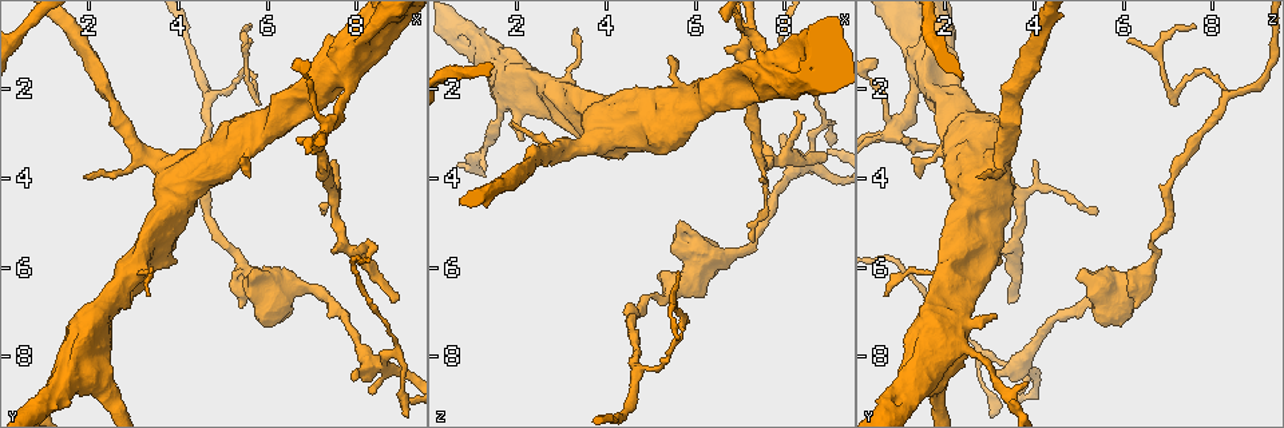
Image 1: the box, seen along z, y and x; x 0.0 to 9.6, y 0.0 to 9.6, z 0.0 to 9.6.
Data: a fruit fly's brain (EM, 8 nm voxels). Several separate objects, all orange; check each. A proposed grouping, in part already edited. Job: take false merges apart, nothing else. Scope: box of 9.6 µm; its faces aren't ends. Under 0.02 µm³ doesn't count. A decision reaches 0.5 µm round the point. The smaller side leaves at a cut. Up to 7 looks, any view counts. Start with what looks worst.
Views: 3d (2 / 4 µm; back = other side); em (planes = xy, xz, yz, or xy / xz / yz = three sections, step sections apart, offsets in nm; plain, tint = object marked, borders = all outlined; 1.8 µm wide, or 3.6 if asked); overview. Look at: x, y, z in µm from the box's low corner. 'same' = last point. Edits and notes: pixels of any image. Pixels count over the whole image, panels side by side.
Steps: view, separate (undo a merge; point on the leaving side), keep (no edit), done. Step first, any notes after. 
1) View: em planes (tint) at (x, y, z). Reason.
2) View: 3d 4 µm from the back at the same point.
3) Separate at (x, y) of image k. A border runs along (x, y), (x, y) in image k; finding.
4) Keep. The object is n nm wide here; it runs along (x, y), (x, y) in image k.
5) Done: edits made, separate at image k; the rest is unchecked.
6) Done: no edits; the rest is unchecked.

View: em planes (tint) at (8.60, 8.25, 3.60). Sharp bend.

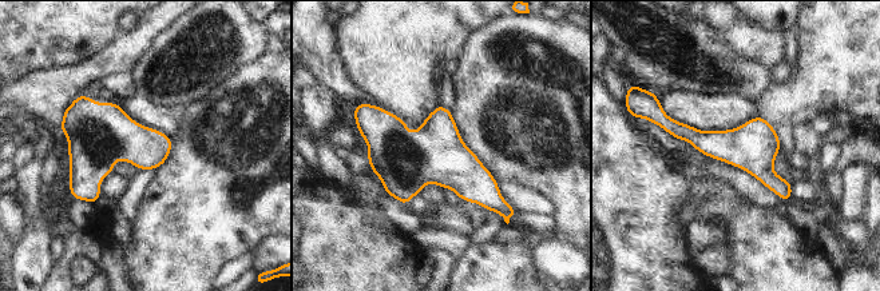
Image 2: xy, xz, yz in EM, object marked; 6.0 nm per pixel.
Keep. All the same neuron.

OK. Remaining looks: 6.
View: em xy step 4 (tint) at (7.40, 2.80, 1.05). Four arms meet.

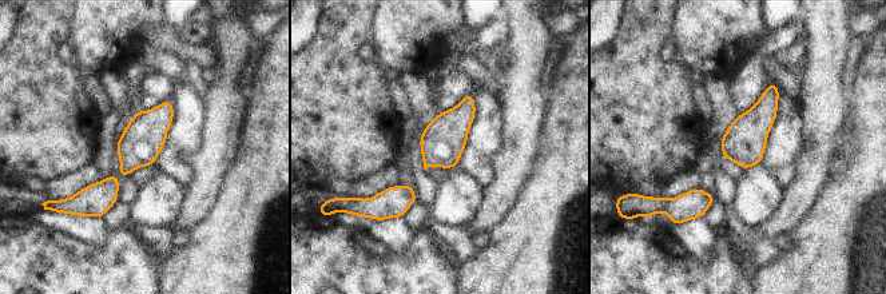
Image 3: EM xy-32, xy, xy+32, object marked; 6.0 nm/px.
View: em planes (tint) at the same point.

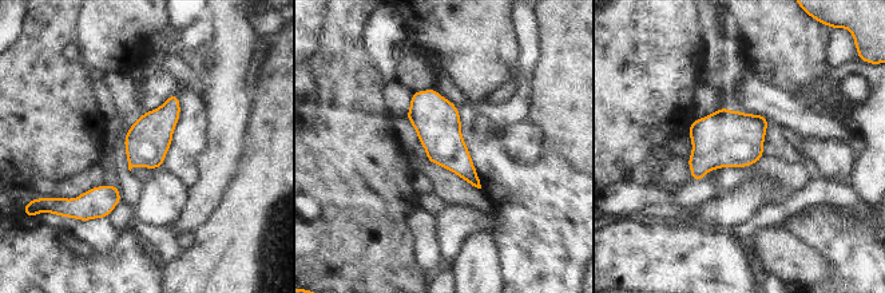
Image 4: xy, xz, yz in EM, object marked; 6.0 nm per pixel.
Keep. The object is 260 nm wide here; one neuron here.

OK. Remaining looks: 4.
View: 3d 4 µm at (4.70, 2.30, 8.30). A fork.

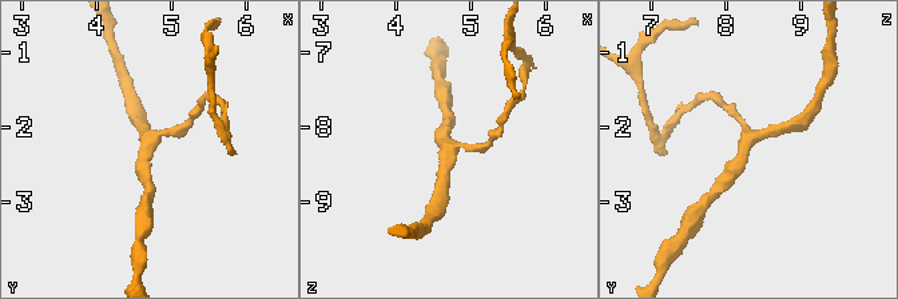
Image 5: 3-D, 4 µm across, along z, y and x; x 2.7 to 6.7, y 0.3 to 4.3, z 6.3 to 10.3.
View: em 3.6 µm planes (tint) at (4.70, 2.20, 8.30). 3 arms meet here.

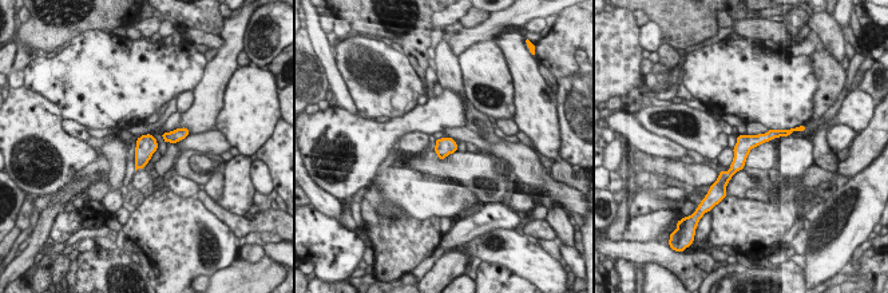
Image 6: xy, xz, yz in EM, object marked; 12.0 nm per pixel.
Keep. The object is 220 nm wide here; it runs along (779, 133), (753, 141), (724, 179) in image 6; one neuron here.

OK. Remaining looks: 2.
Done: no edits; the rest is unchecked.

